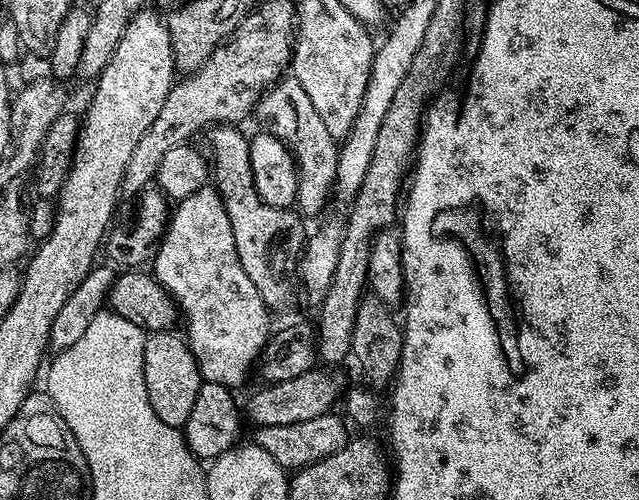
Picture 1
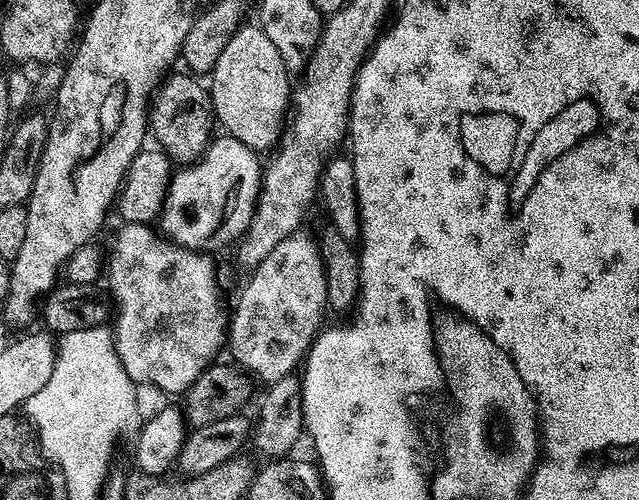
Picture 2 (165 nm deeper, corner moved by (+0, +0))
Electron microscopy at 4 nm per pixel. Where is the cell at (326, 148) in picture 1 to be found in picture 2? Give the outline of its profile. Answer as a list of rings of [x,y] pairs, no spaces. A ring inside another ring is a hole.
[[[245,23],[233,32],[226,46],[218,54],[218,62],[210,73],[210,107],[215,119],[224,123],[223,131],[227,135],[246,142],[246,146],[257,150],[271,149],[277,143],[282,131],[282,121],[290,108],[290,101],[294,91],[293,85],[288,85],[290,69],[285,64],[282,54],[278,54],[278,46],[266,38],[266,34],[255,23]]]

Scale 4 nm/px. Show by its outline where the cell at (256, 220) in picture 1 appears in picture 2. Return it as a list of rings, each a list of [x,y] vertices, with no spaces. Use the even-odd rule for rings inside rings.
[[[175,72],[165,75],[150,101],[150,132],[151,135],[156,135],[155,143],[163,149],[170,161],[187,166],[194,163],[208,147],[213,135],[214,113],[209,107],[209,89],[205,85],[203,88],[196,81],[199,79],[195,75],[183,76],[182,73]]]

